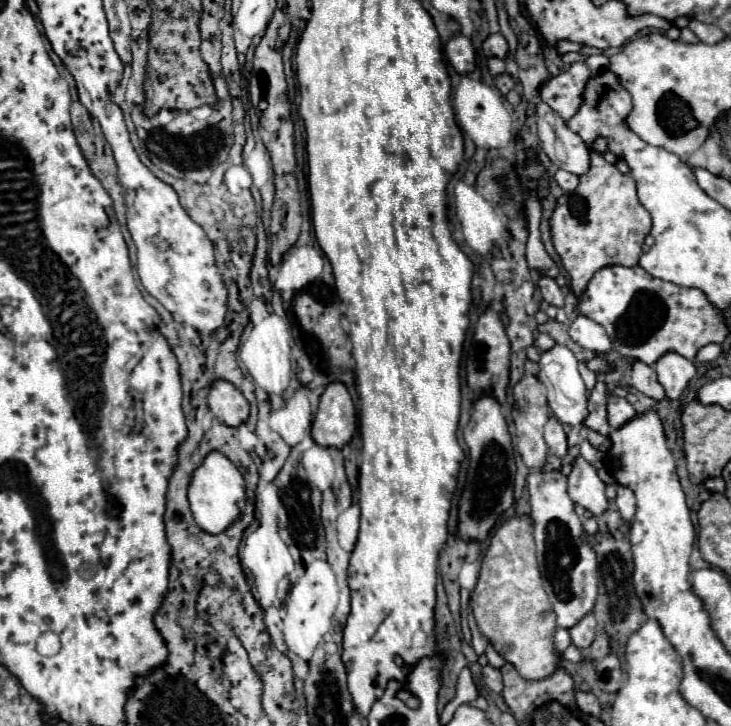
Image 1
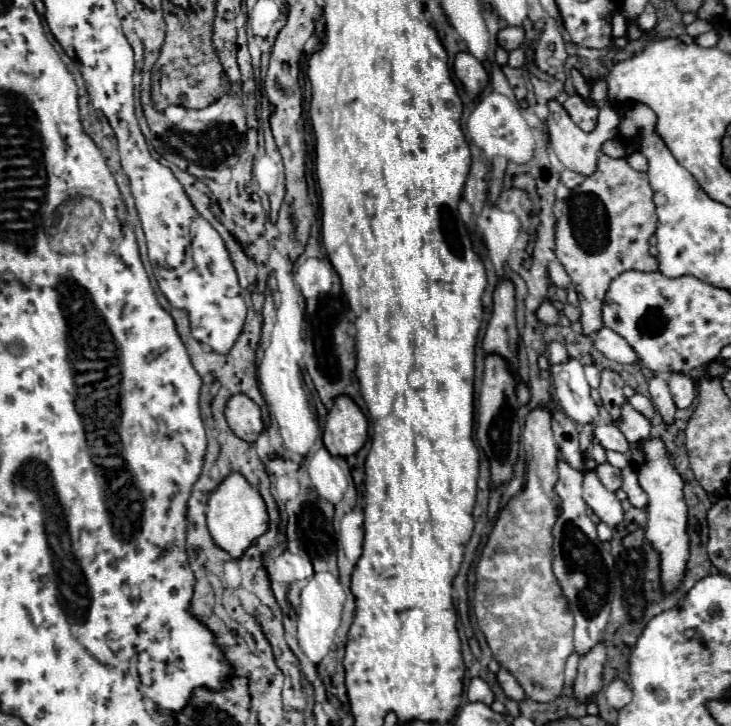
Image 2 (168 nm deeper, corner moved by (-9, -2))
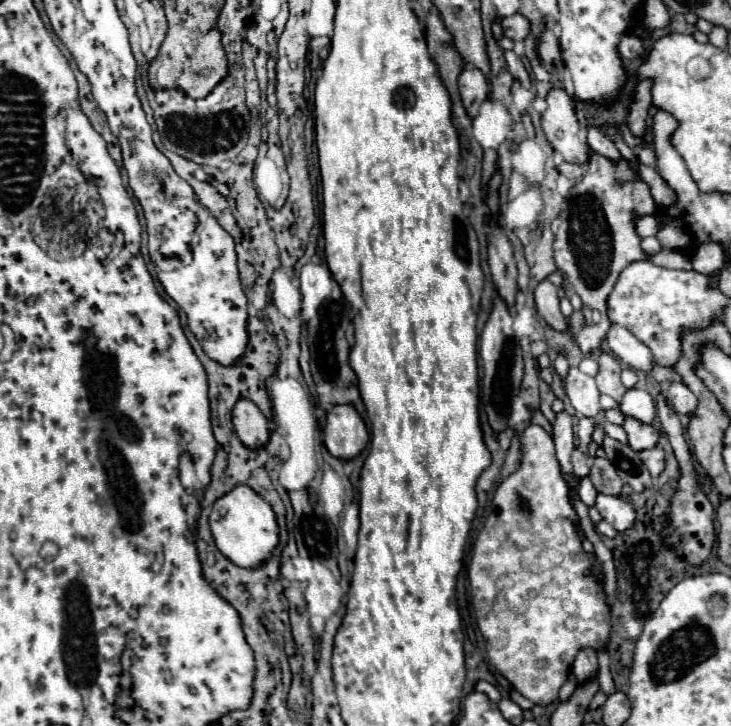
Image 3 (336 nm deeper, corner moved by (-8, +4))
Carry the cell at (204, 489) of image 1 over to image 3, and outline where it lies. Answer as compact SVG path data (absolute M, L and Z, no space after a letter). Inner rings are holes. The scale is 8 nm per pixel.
M245 485L235 487L225 497L215 501L213 513L209 517L209 525L219 551L229 561L233 561L243 569L261 567L271 557L273 549L279 543L277 521L271 505L263 497L259 497L251 487L245 487Z

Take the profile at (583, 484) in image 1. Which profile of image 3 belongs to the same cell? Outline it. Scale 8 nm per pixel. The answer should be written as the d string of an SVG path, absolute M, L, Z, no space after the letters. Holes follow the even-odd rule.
M597 495L595 503L597 511L603 515L603 519L613 525L617 531L627 531L635 525L635 509L631 503L627 503L621 497L611 497L611 495Z

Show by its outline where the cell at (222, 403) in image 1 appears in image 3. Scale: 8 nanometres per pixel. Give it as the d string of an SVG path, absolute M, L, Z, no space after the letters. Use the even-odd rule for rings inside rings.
M249 399L237 401L233 409L233 425L237 437L243 441L245 447L249 449L259 449L265 447L269 441L269 427L265 415L259 411L257 405Z

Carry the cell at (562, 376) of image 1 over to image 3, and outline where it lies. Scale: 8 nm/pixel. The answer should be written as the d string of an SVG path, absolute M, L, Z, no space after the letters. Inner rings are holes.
M577 367L569 369L569 375L565 379L565 391L577 413L585 417L595 417L601 411L601 405L599 405L601 393L595 385L595 379L581 373Z

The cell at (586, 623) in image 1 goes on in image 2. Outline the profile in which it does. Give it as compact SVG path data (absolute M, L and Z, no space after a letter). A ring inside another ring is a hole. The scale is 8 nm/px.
M596 643L586 655L580 657L578 677L574 681L574 695L580 701L590 699L602 687L602 667L606 661L606 647L604 643Z

